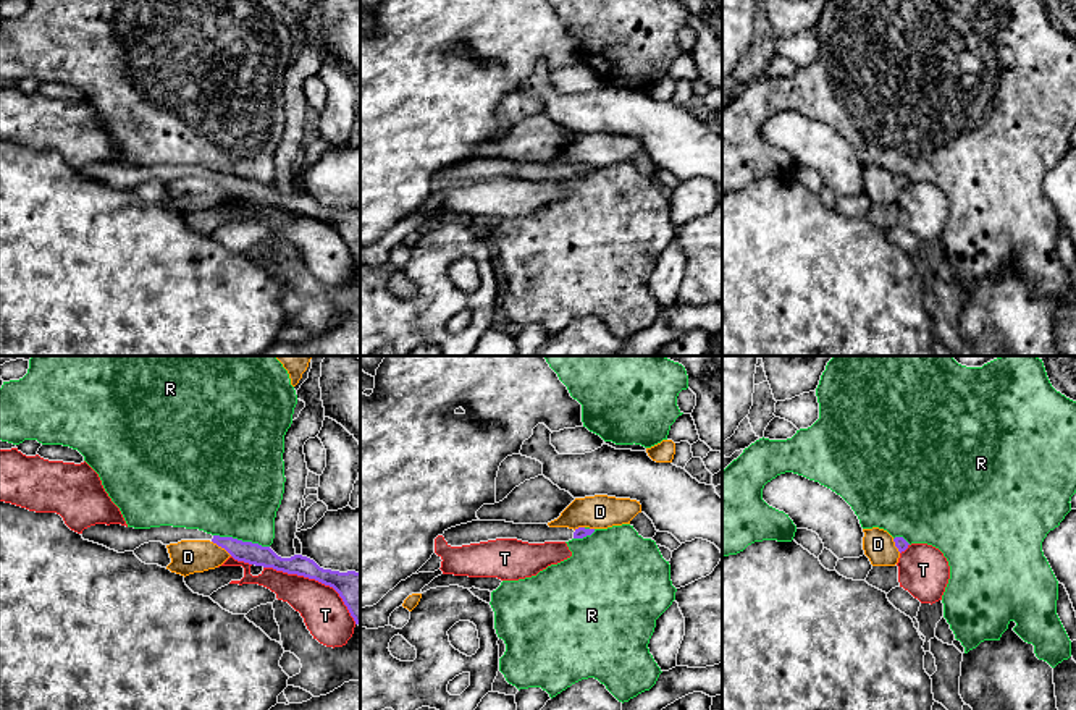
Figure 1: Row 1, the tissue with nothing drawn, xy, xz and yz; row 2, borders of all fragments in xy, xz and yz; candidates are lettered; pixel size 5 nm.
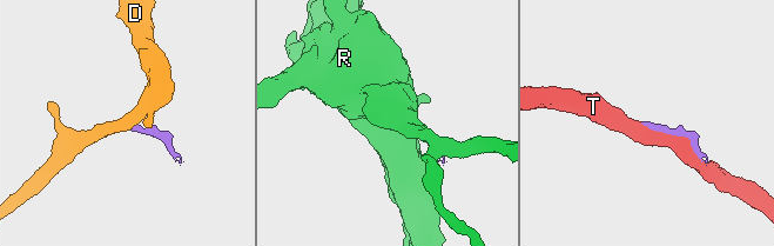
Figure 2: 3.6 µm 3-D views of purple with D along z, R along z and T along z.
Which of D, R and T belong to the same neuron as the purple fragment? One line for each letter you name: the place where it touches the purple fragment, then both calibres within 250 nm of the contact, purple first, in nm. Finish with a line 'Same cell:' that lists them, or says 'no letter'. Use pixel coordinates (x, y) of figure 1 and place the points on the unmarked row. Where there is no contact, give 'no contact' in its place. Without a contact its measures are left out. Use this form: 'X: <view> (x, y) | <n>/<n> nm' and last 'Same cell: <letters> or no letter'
Same cell: no letter

